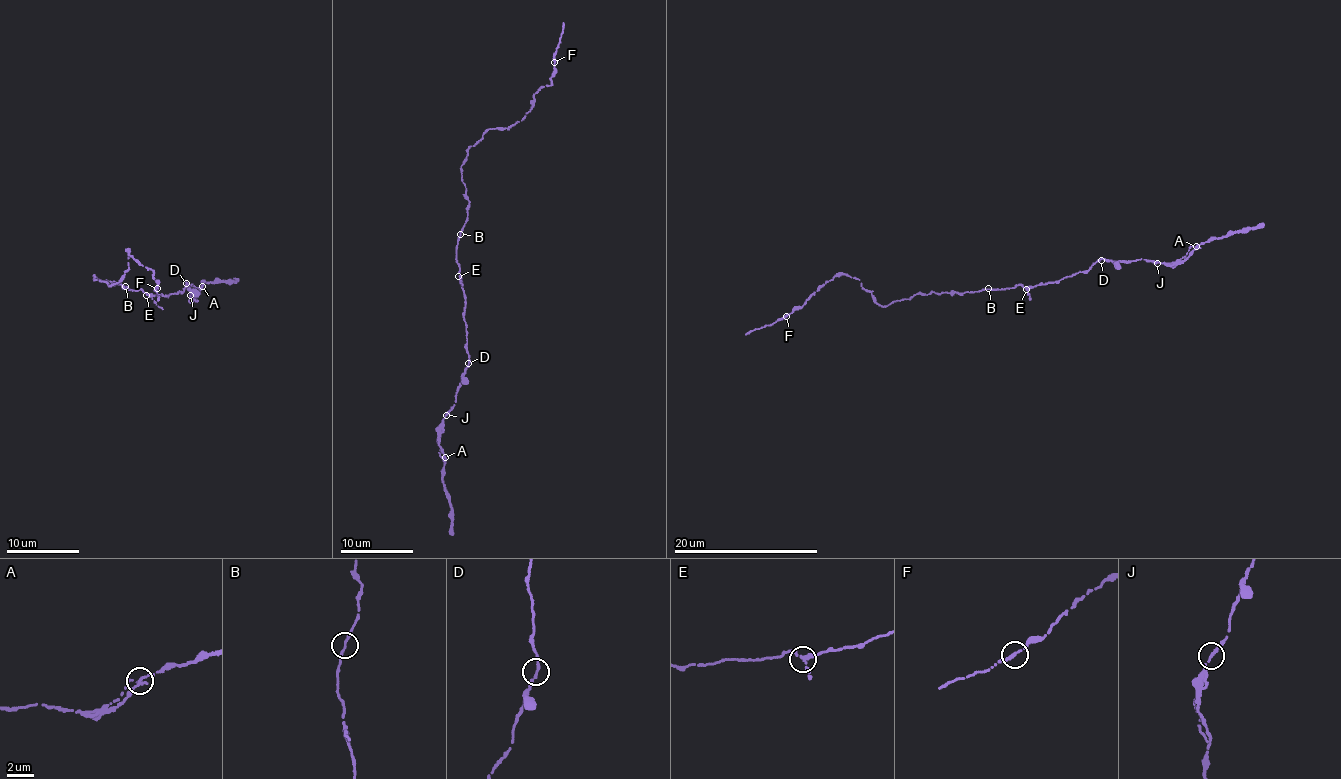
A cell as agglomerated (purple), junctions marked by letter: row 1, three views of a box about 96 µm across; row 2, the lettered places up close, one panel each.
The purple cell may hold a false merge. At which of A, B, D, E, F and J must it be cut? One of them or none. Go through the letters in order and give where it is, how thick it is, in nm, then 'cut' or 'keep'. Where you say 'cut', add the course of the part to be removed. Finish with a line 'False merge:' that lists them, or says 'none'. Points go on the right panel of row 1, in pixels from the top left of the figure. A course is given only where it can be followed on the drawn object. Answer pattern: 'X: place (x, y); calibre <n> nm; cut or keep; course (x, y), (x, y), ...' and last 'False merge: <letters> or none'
A: place (1196, 246); calibre 190 nm; keep
B: place (988, 288); calibre 190 nm; keep
D: place (1101, 260); calibre 200 nm; keep
E: place (1026, 289); calibre 200 nm; keep
F: place (786, 316); calibre 220 nm; keep
J: place (1157, 263); calibre 200 nm; keep
False merge: none

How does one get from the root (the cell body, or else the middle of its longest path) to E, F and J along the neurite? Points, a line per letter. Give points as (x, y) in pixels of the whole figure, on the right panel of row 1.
E: (988, 288), (999, 290), (1022, 284), (1026, 289)
F: (988, 288), (917, 293), (882, 307), (860, 286), (859, 279), (839, 274), (786, 316)
J: (988, 288), (1055, 282), (1088, 271), (1101, 260), (1145, 259), (1157, 263)

